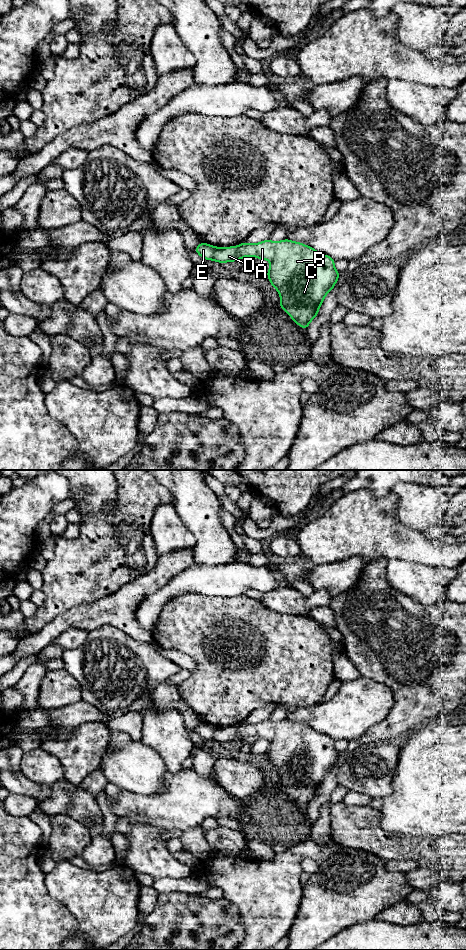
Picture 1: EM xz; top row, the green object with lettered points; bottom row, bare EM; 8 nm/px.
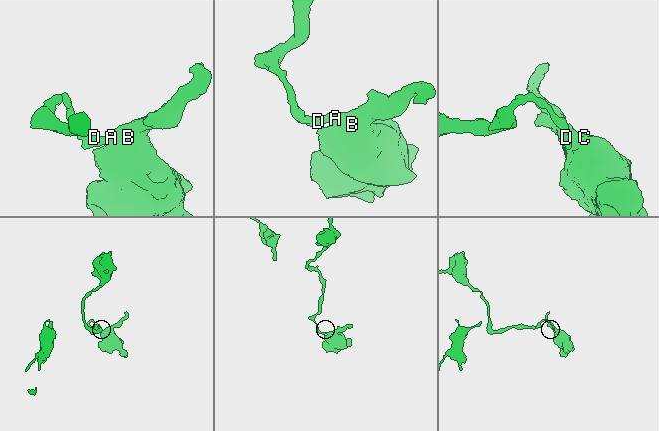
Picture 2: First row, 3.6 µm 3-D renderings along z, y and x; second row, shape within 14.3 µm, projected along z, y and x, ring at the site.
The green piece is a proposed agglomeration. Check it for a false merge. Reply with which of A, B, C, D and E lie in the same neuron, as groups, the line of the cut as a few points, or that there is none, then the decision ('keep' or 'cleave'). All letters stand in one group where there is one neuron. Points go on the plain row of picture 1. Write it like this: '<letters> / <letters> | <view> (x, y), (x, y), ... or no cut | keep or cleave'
A B C D / E | xz (216, 728), (211, 739) | cleave

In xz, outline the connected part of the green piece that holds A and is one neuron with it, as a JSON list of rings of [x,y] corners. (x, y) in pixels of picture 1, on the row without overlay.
[[[287,718],[282,721],[267,719],[255,724],[243,722],[238,726],[217,727],[212,740],[222,744],[235,742],[247,736],[266,739],[270,742],[271,746],[266,755],[271,766],[279,772],[280,788],[297,805],[307,810],[309,803],[316,798],[325,776],[334,768],[339,759],[340,753],[334,746],[335,740],[310,726]]]

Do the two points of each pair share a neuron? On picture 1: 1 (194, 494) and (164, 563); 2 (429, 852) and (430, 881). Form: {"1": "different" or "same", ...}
{"1": "different", "2": "different"}

